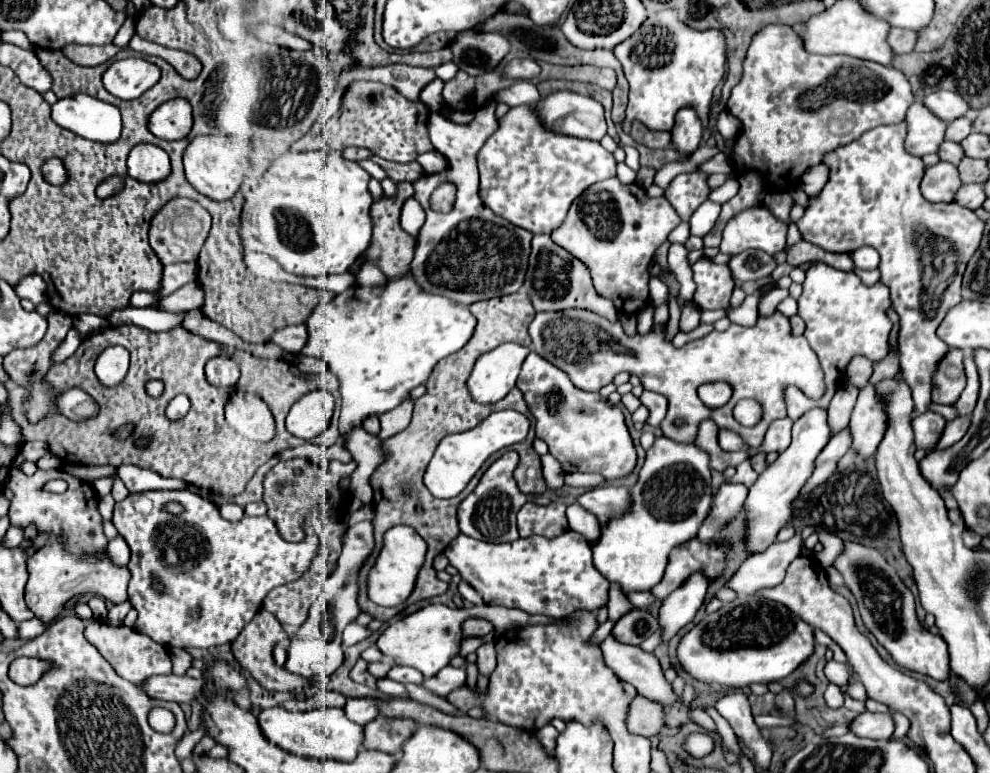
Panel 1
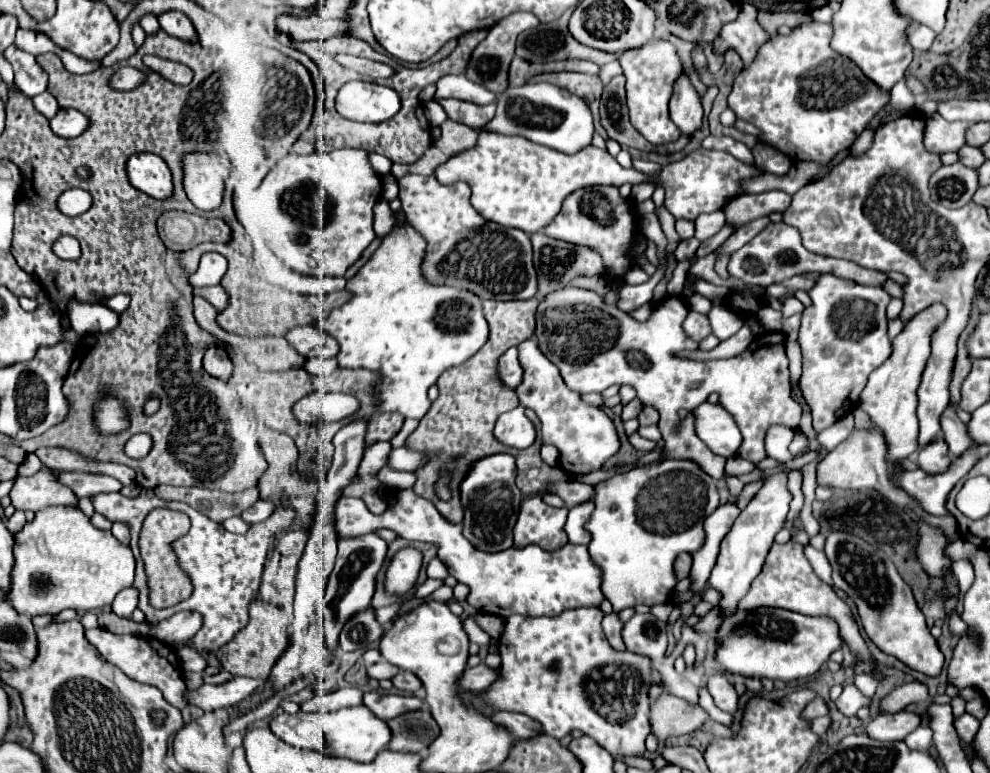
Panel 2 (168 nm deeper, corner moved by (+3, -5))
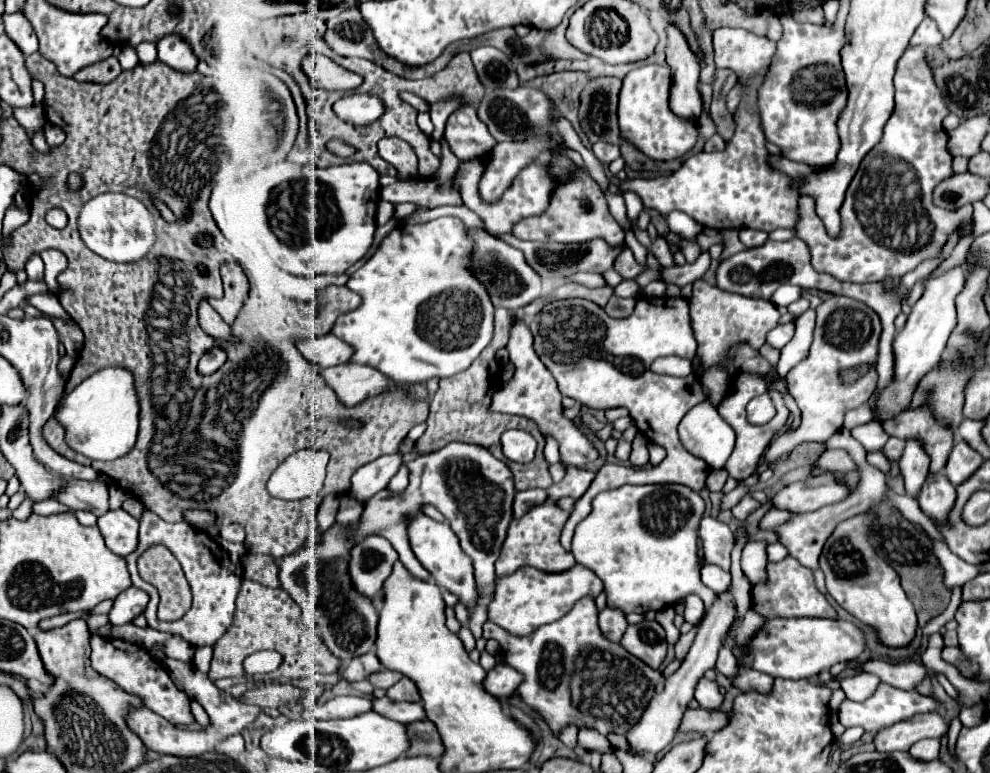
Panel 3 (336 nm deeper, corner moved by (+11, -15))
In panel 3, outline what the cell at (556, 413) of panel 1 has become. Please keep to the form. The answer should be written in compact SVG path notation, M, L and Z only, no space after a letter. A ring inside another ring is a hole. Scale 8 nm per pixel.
M518 318L510 330L510 340L506 344L506 348L510 352L510 362L514 364L516 372L502 386L502 390L496 390L496 394L492 396L490 410L500 412L500 414L504 414L504 410L508 410L508 414L518 414L518 416L526 416L526 418L534 420L538 424L538 428L542 430L542 434L554 436L560 442L560 458L566 466L584 466L584 464L596 460L598 452L584 438L580 426L576 426L572 420L562 416L562 394L556 388L554 376L548 372L548 368L536 356L532 342L534 342L534 338L532 338L530 328L526 326L526 322L522 318Z

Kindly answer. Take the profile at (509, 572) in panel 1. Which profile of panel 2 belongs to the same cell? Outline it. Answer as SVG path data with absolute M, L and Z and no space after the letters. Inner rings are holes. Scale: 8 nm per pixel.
M398 490L388 510L380 516L372 514L360 498L340 498L336 508L340 536L348 538L374 532L376 528L390 528L406 540L438 542L438 558L446 564L450 576L470 588L468 604L478 612L502 618L508 618L510 614L554 616L578 606L600 606L604 600L600 590L600 570L592 564L586 546L568 542L566 546L550 552L530 544L526 548L482 552L462 536L460 524L446 522L430 500L424 500L410 490Z

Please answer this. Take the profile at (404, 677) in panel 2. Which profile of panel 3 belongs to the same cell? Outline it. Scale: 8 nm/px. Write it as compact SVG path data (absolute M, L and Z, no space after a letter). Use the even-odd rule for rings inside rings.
M406 676L398 684L394 684L392 688L388 688L388 698L390 700L396 700L396 702L400 702L400 700L406 700L406 702L422 702L416 684L410 678L406 678Z

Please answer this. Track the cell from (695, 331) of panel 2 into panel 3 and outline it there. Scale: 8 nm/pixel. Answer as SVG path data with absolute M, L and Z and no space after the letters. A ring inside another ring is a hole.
M704 280L694 282L692 298L690 298L690 314L692 314L692 328L698 342L698 360L702 368L712 366L724 366L728 370L728 376L732 378L730 370L734 370L734 364L730 362L728 354L730 348L736 344L750 344L752 348L760 348L766 342L766 334L780 324L780 312L770 300L756 300L738 296L732 292L724 292L718 286L710 286Z

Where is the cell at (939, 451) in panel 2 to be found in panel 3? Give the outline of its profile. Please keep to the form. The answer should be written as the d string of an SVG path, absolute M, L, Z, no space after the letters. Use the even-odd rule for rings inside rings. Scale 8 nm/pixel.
M928 474L928 480L922 486L918 502L922 512L930 516L934 524L944 526L948 524L950 510L956 502L956 488L944 474Z

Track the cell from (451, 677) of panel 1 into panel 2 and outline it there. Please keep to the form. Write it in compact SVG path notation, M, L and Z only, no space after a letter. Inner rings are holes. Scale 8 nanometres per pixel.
M480 664L476 668L466 668L462 676L458 678L458 686L464 692L480 692L488 688L498 676L498 670L490 670L486 664Z

